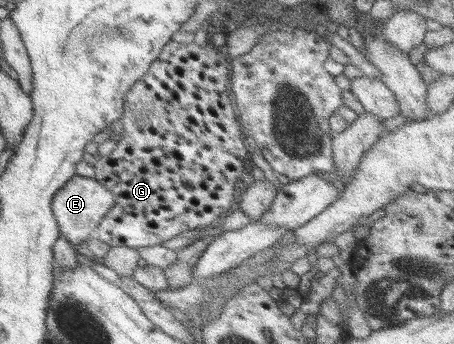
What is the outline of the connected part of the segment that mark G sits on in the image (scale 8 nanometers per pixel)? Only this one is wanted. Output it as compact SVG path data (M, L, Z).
M170 40L146 73L131 85L118 119L122 123L120 139L115 141L107 156L96 157L96 163L92 165L93 178L112 194L114 203L89 238L107 243L109 247L138 249L213 225L222 214L237 209L232 205L235 185L253 163L231 100L229 61L221 49L207 43L201 47L194 42Z

